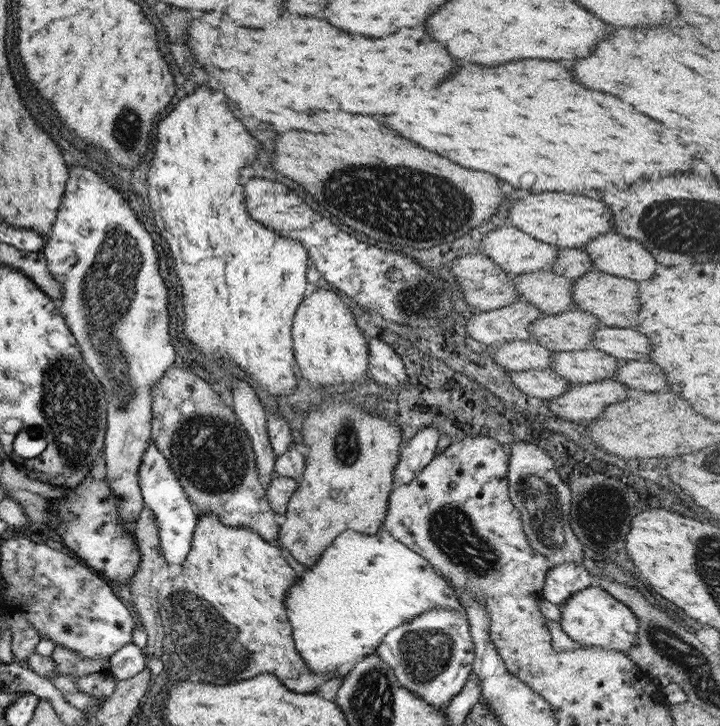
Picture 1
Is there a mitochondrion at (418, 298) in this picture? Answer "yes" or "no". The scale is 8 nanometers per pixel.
yes

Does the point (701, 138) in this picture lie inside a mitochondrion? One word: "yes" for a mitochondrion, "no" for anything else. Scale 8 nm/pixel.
no

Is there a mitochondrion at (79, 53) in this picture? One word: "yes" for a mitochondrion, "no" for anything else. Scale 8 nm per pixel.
no

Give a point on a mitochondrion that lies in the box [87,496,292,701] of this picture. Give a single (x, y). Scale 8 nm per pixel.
(214, 647)

